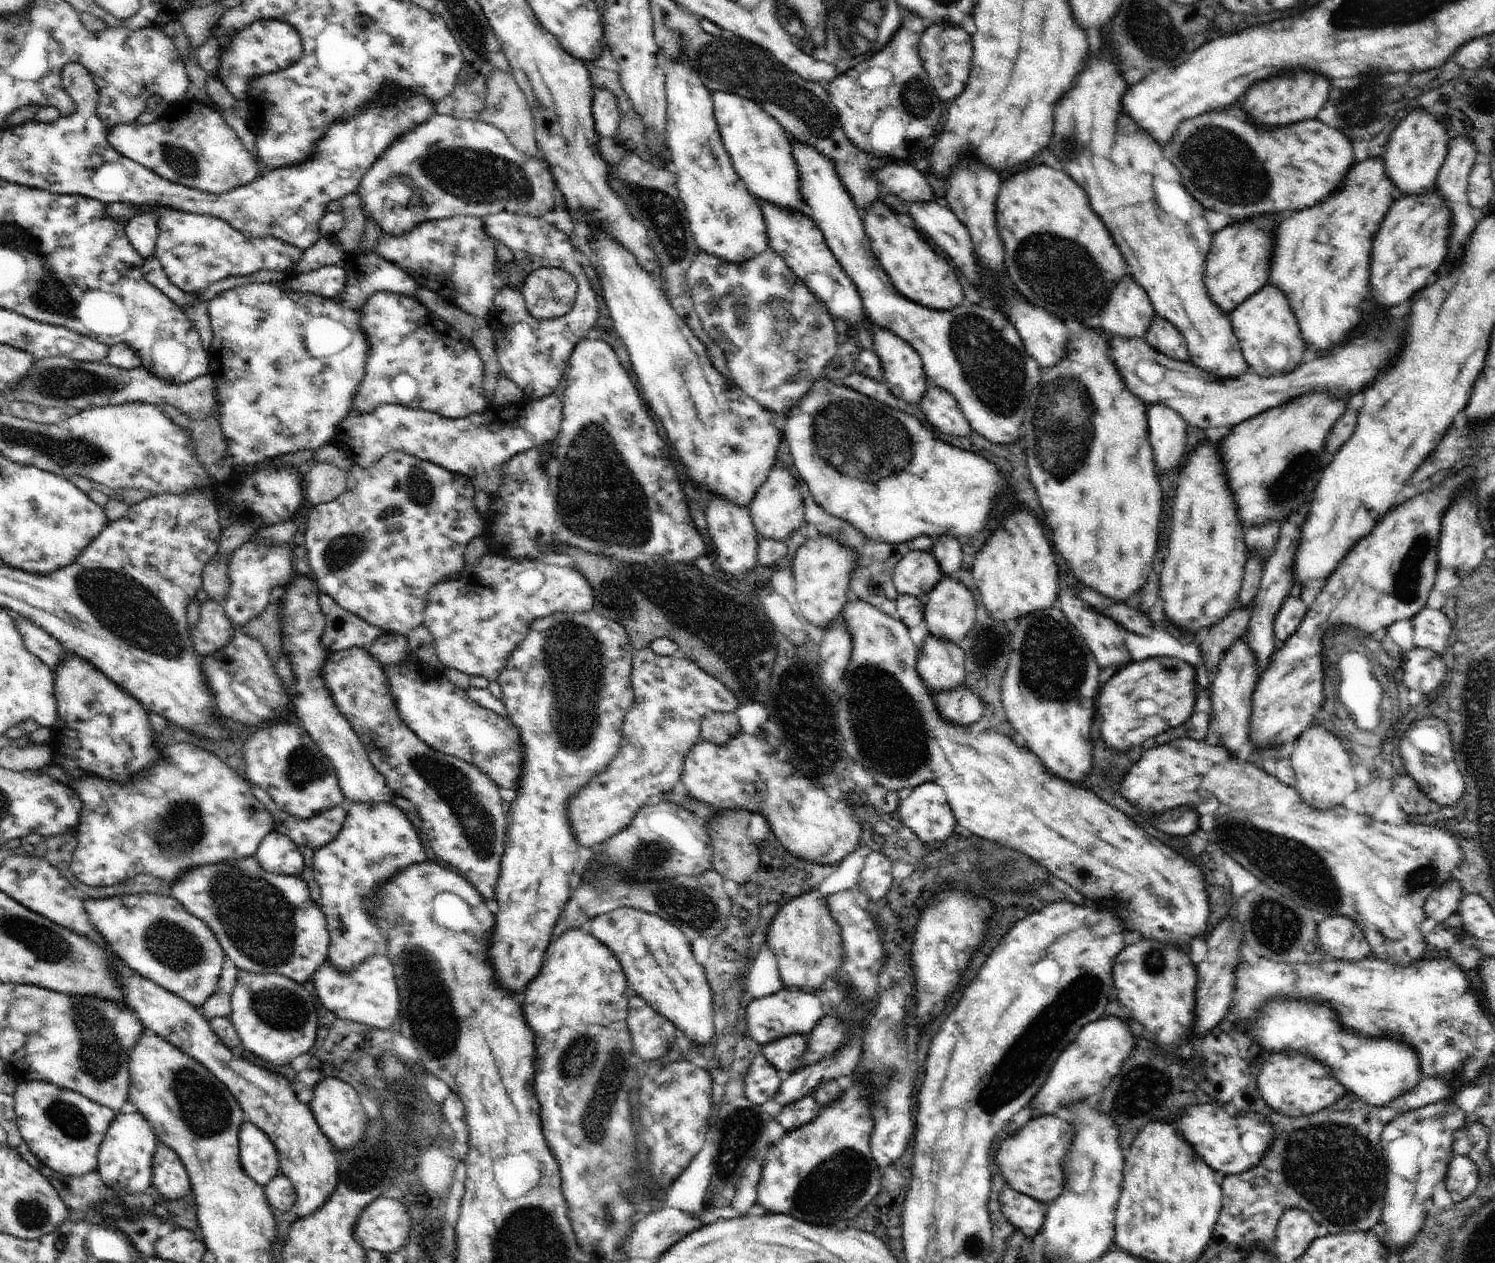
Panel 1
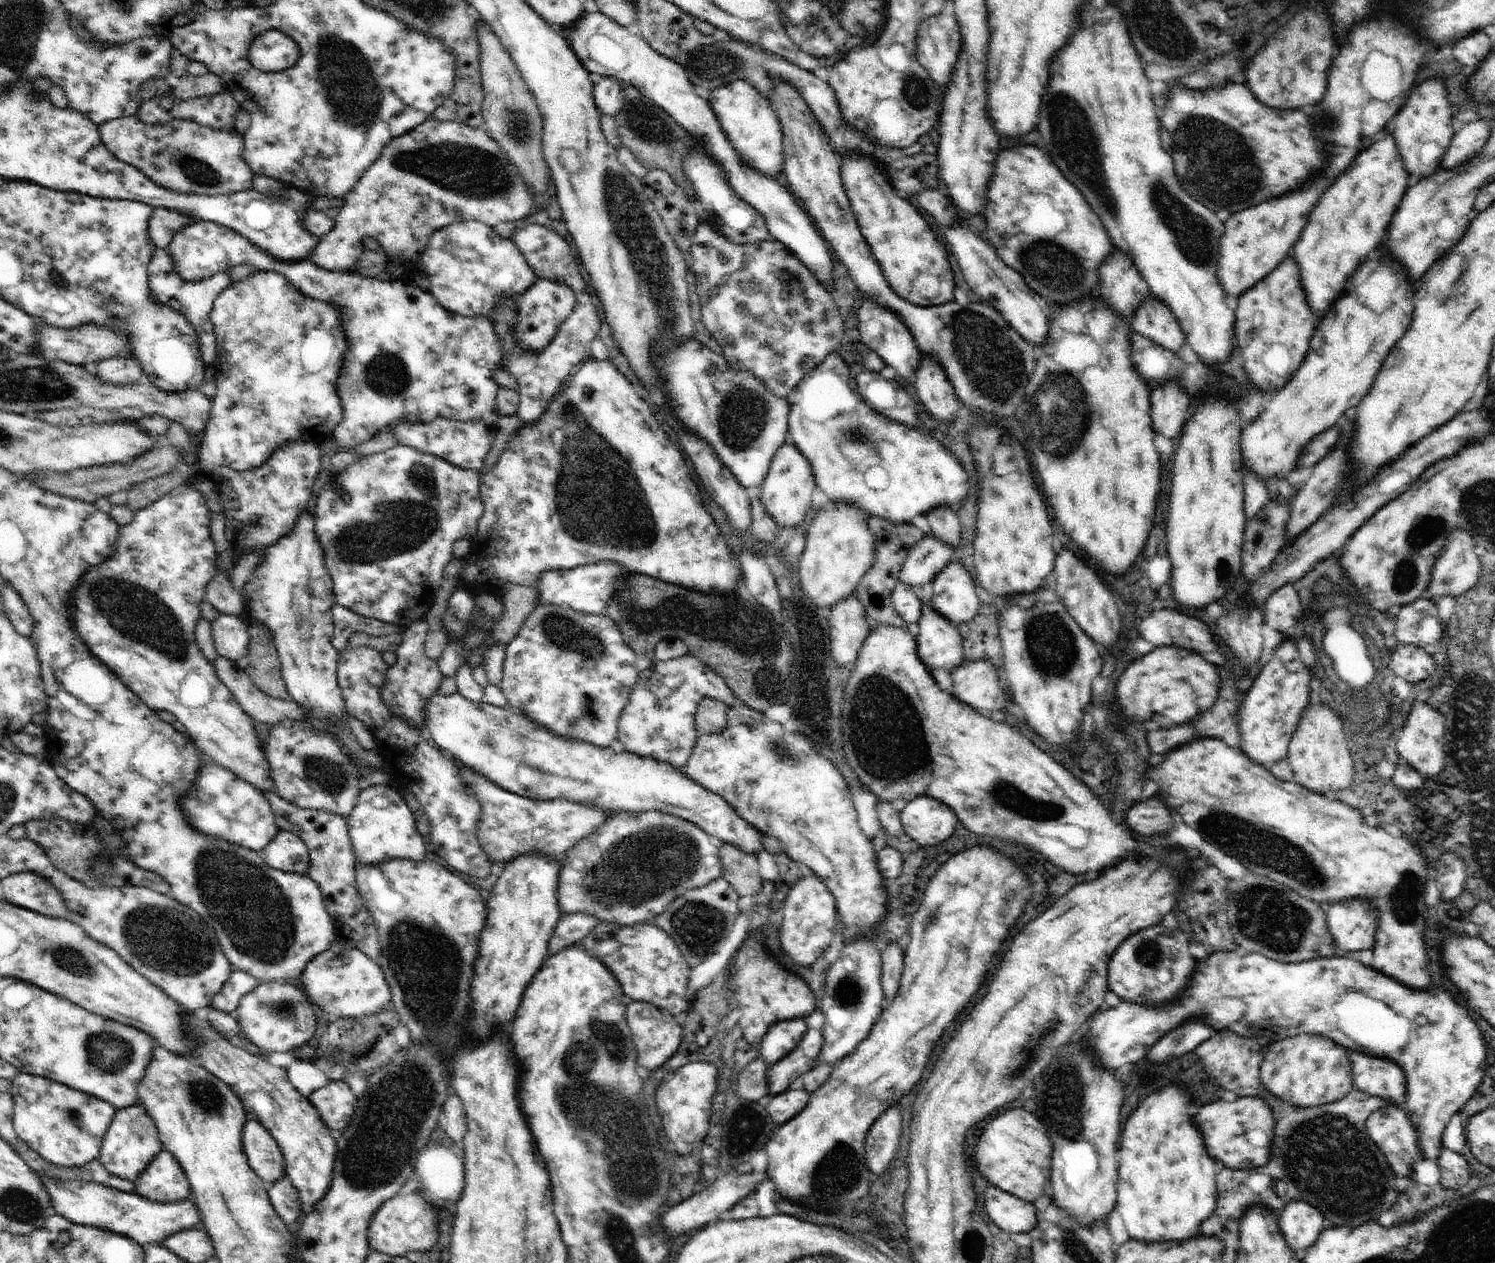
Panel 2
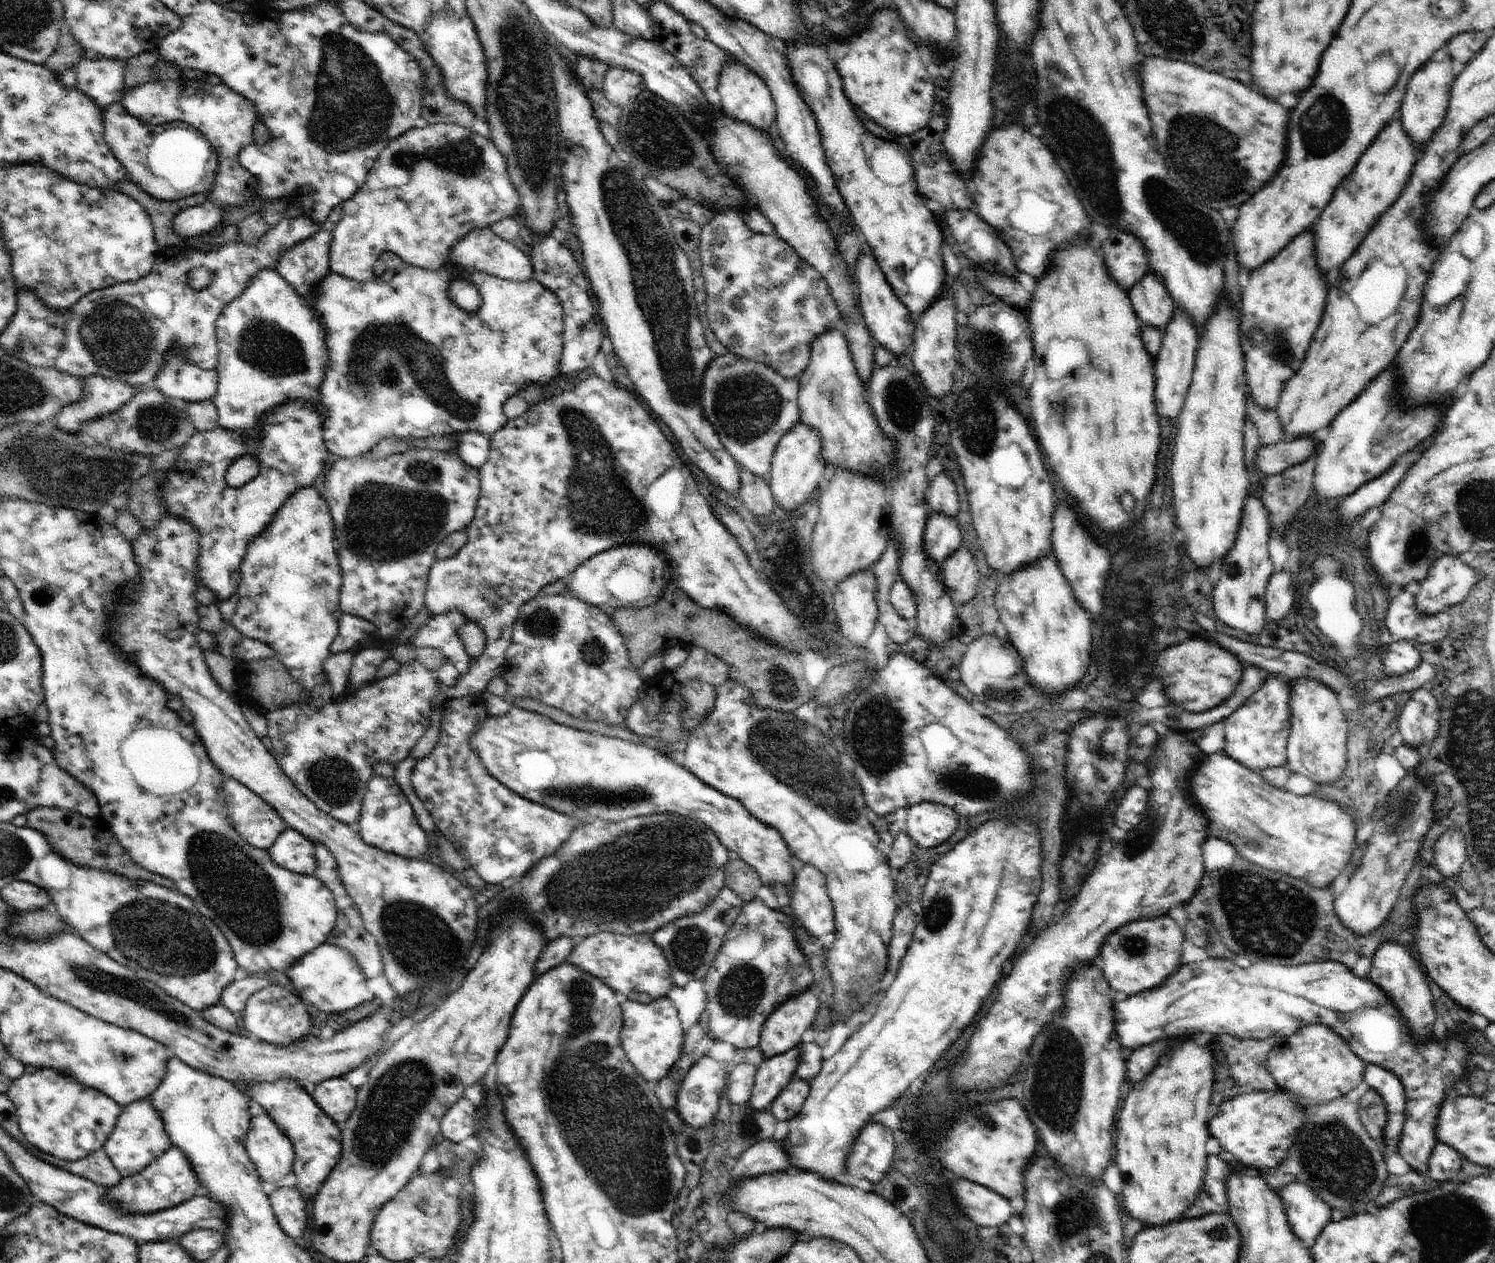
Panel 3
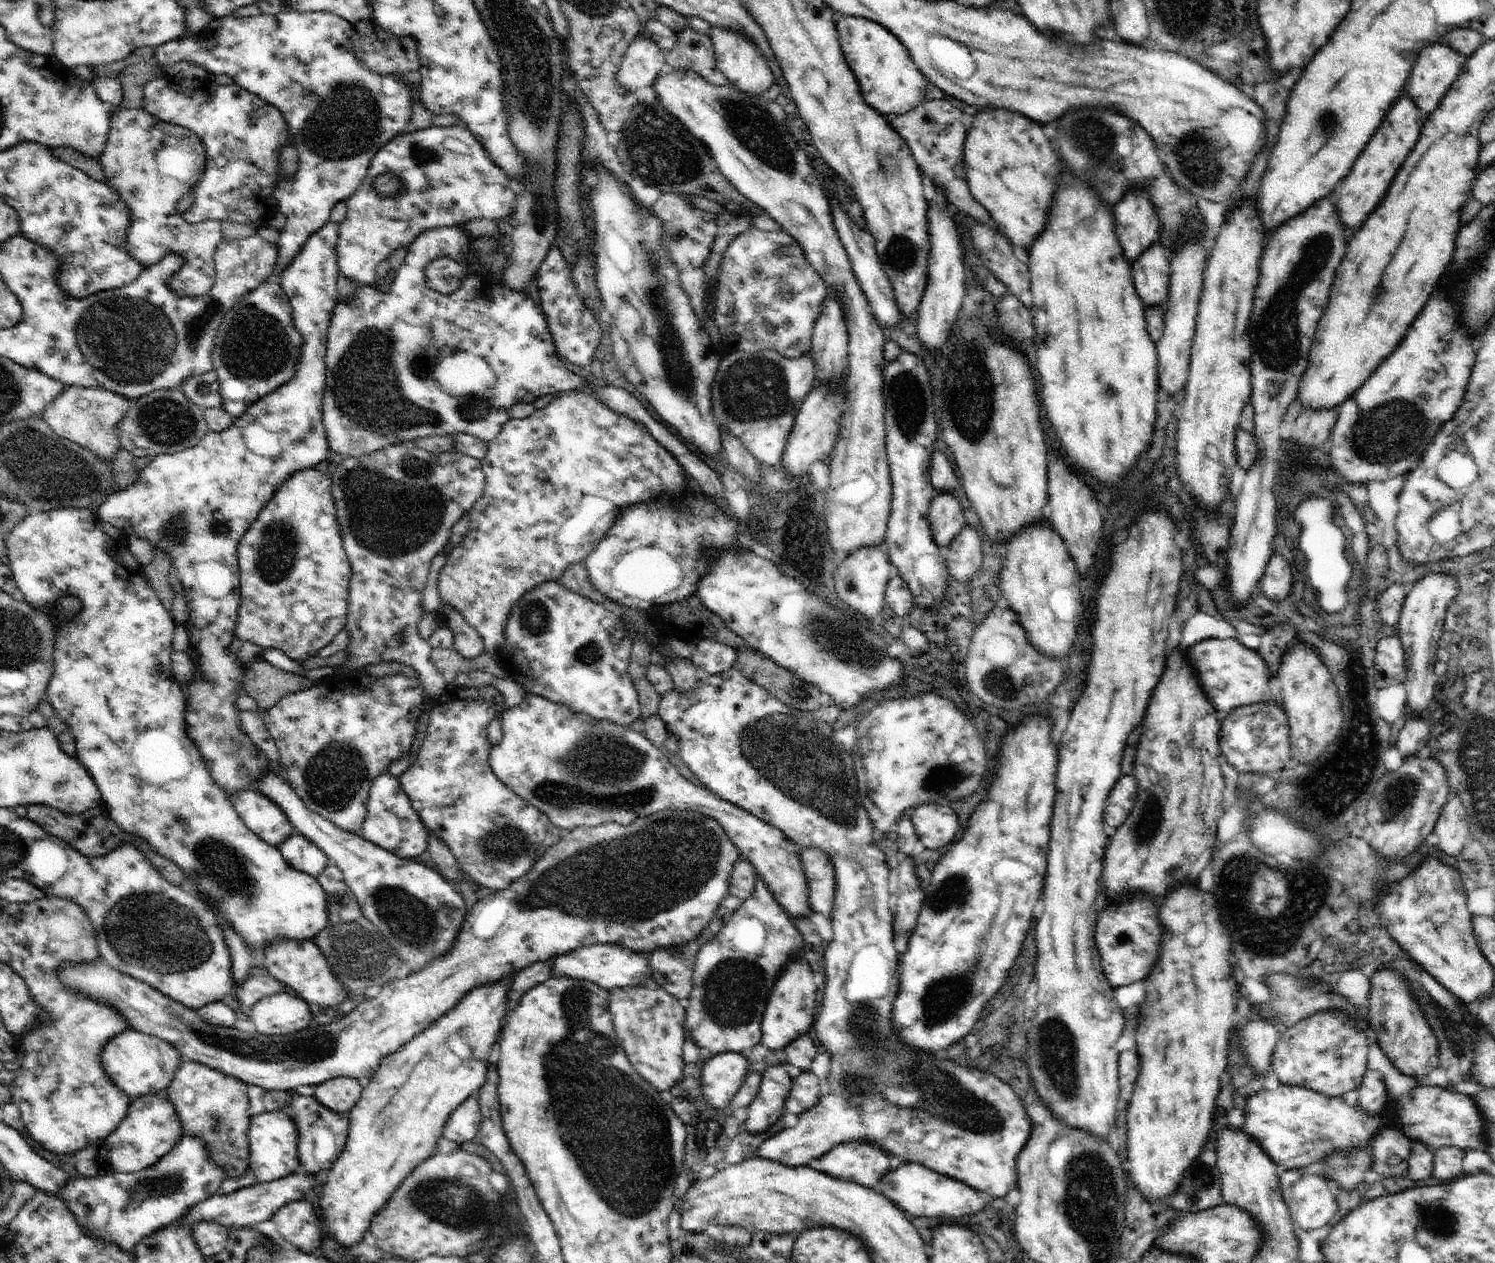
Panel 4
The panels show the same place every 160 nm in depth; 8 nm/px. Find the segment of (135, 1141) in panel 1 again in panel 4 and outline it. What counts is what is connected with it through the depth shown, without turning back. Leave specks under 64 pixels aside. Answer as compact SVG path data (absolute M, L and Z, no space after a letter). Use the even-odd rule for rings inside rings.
M150 1093L131 1101L126 1118L105 1138L104 1143L112 1170L133 1173L158 1162L183 1136L180 1117L170 1099Z

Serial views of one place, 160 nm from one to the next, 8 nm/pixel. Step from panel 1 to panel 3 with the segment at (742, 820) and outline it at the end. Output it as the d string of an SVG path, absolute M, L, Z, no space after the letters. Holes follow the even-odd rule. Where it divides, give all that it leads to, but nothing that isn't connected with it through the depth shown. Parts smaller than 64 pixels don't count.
M730 859L725 868L725 885L730 887L744 903L749 903L757 896L763 882L753 866L742 859Z

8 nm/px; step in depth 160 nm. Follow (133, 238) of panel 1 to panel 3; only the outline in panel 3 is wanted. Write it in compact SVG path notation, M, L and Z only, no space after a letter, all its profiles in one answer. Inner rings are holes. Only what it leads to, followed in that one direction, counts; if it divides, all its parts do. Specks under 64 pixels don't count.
M184 76L176 80L154 81L151 79L139 87L128 89L121 101L123 102L124 108L132 116L148 124L161 125L174 121L182 121L193 126L195 129L202 131L202 134L206 136L209 142L212 143L212 146L217 150L217 175L212 188L208 192L209 197L202 204L188 207L173 218L174 230L184 241L200 236L205 232L211 231L214 227L219 226L226 208L244 206L248 202L246 200L248 198L248 188L255 188L256 182L254 182L254 176L239 163L237 158L241 150L244 150L244 148L253 143L254 127L256 123L261 121L254 102L248 101L240 93L235 93L227 84L211 85L205 79L189 79Z

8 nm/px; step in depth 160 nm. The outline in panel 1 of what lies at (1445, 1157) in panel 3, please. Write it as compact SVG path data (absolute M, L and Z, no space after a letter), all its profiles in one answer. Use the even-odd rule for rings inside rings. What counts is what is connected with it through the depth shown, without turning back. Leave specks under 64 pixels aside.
M1458 1155L1449 1162L1445 1188L1454 1203L1460 1203L1472 1196L1478 1184L1479 1172L1471 1158Z

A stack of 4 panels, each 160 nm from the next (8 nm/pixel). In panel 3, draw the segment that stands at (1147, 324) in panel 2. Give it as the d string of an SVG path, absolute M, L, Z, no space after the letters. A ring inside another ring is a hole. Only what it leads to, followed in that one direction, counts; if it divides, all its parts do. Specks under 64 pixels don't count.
M1148 272L1146 278L1142 278L1142 282L1138 282L1138 286L1128 292L1128 296L1136 316L1144 324L1165 330L1164 326L1172 320L1174 300L1170 298L1170 292L1166 292L1162 278Z

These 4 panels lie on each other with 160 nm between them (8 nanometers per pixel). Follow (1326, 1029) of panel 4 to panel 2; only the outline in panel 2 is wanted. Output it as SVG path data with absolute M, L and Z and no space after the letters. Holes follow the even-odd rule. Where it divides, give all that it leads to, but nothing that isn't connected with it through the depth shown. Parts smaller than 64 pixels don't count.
M1302 1033L1272 1041L1262 1061L1261 1081L1275 1097L1299 1107L1320 1106L1344 1098L1353 1089L1349 1050L1324 1035Z

